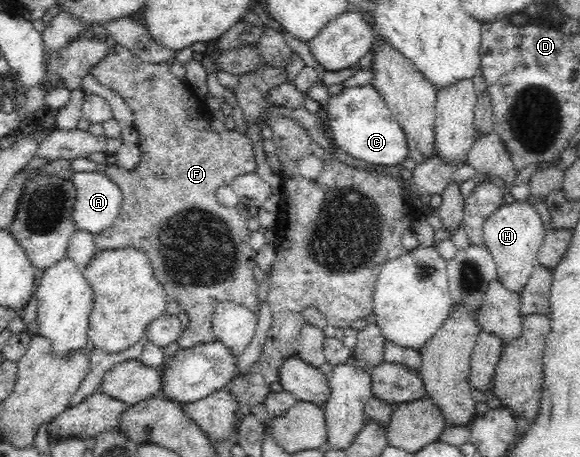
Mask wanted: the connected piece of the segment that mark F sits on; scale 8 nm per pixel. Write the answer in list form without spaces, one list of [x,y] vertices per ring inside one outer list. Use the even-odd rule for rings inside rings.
[[[113,43],[111,50],[107,56],[103,57],[97,64],[94,64],[89,72],[95,77],[95,79],[103,86],[115,90],[124,100],[129,104],[129,107],[136,113],[136,131],[139,134],[139,149],[141,158],[137,168],[131,170],[125,170],[116,165],[107,167],[107,175],[111,177],[113,183],[119,185],[119,190],[123,191],[123,208],[121,208],[121,214],[119,218],[115,220],[115,223],[103,232],[99,233],[95,238],[95,245],[98,250],[111,250],[117,248],[137,248],[142,250],[150,260],[150,265],[155,271],[155,276],[159,279],[159,282],[163,285],[165,292],[169,299],[174,299],[182,310],[185,310],[190,317],[188,325],[183,329],[181,336],[176,340],[180,350],[193,348],[198,344],[208,343],[214,341],[215,333],[212,329],[212,316],[214,308],[223,301],[232,300],[238,303],[243,303],[251,310],[259,312],[260,301],[257,296],[257,288],[259,288],[260,282],[255,279],[255,272],[253,266],[255,266],[256,250],[249,244],[251,230],[248,228],[248,218],[250,217],[247,209],[247,204],[242,203],[237,208],[229,208],[217,201],[216,190],[219,186],[224,184],[230,184],[230,182],[241,174],[255,173],[257,166],[255,163],[255,152],[253,152],[253,142],[247,136],[241,136],[236,130],[232,132],[225,130],[220,134],[213,133],[211,130],[210,122],[206,117],[206,109],[199,109],[196,106],[195,96],[189,90],[184,80],[179,81],[170,72],[169,65],[165,63],[149,63],[139,59],[136,55],[131,53],[125,46]]]

